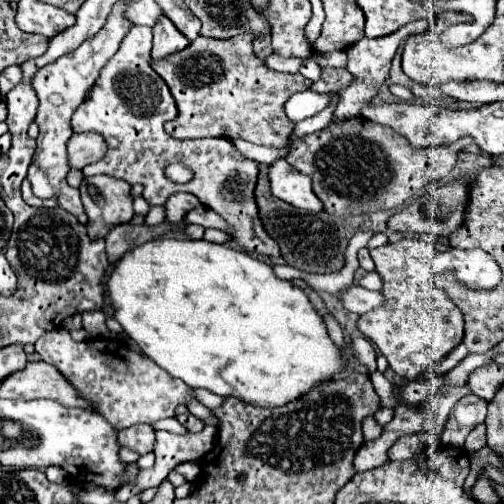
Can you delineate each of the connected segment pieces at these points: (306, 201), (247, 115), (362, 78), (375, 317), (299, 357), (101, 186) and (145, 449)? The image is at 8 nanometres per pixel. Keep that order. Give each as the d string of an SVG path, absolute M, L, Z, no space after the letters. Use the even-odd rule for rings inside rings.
M278 160L270 166L270 190L276 198L288 202L294 208L320 212L324 206L312 192L312 182L298 170L294 170L286 160Z
M200 36L190 42L186 50L170 54L170 58L160 58L158 62L152 60L152 68L168 84L180 110L176 120L164 125L165 131L174 138L226 136L232 140L242 138L256 145L282 148L292 134L284 102L302 88L310 88L310 82L302 74L270 70L254 54L252 36L236 36L230 40Z
M416 20L416 22L412 22L412 24L402 26L398 32L394 32L394 34L390 34L390 36L374 38L374 40L362 38L362 40L356 42L354 46L350 46L350 48L346 50L346 54L348 54L348 66L346 66L346 68L348 68L350 74L354 76L354 82L352 82L348 88L340 90L340 104L338 104L336 110L334 110L332 122L344 122L344 120L350 120L350 118L358 118L358 116L362 114L362 106L370 104L372 98L378 94L380 86L386 82L388 72L390 72L390 62L392 62L392 58L394 58L394 54L396 54L396 48L398 48L400 40L402 40L402 38L408 38L408 36L412 36L412 34L424 32L430 24L432 24L432 20Z
M404 238L388 242L370 254L376 262L376 272L384 282L380 294L386 296L386 306L378 306L378 310L362 314L358 318L358 330L376 344L390 368L406 380L416 380L420 374L430 370L464 338L462 312L444 290L434 286L434 278L450 268L456 270L460 282L468 288L492 288L502 278L494 258L490 258L490 254L482 254L482 250L452 248L436 252L426 240Z
M176 238L146 242L146 244L142 244L142 246L134 248L134 250L130 250L128 254L124 254L116 262L116 266L114 266L114 270L112 270L112 274L110 274L108 282L106 282L106 288L108 288L110 302L116 308L114 318L122 324L124 332L140 346L140 350L150 360L154 360L170 376L180 378L190 388L206 388L206 390L210 390L210 392L214 392L218 396L224 396L224 398L234 396L234 398L238 398L238 400L242 400L246 404L258 406L258 408L276 408L276 406L284 406L286 402L298 400L302 394L308 394L310 390L314 390L314 386L318 386L322 382L330 382L334 378L334 374L342 372L348 366L342 348L338 348L332 342L332 338L330 338L330 334L328 334L328 330L324 326L324 320L314 310L308 294L302 288L298 288L294 282L278 278L270 264L264 264L262 260L252 258L246 252L232 250L228 246L212 244L212 242L206 242L206 240L176 240Z
M110 176L84 178L80 196L88 216L90 238L106 238L110 226L130 222L134 216L130 184Z
M130 426L126 430L120 430L118 442L120 446L132 448L138 454L148 454L154 446L154 430L150 426Z

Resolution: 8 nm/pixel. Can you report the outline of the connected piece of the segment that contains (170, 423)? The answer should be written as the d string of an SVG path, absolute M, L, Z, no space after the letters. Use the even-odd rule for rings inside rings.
M164 418L164 420L156 420L154 424L152 424L152 428L154 430L168 430L168 432L172 432L172 434L184 434L186 432L186 428L184 430L178 430L178 420L176 418Z

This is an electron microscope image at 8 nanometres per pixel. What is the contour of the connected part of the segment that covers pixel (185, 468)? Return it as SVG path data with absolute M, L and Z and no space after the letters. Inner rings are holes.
M185 462L174 468L173 471L176 471L187 479L188 482L192 483L197 479L199 474L201 474L201 468L198 464L194 462Z

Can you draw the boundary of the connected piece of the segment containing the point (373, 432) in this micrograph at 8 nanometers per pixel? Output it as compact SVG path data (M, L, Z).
M368 416L366 420L364 420L364 440L366 442L370 442L370 440L376 440L380 434L382 434L382 430L380 430L380 424L374 420L374 416Z

